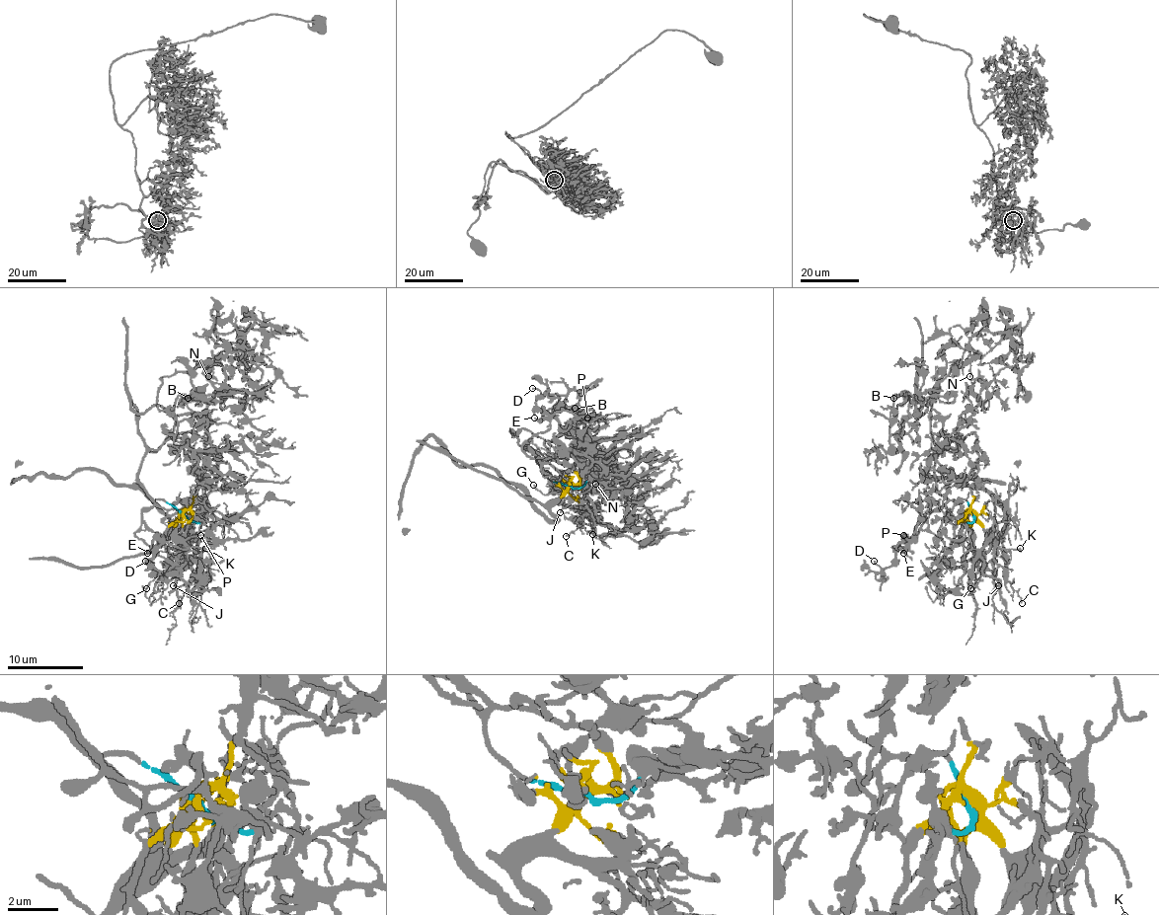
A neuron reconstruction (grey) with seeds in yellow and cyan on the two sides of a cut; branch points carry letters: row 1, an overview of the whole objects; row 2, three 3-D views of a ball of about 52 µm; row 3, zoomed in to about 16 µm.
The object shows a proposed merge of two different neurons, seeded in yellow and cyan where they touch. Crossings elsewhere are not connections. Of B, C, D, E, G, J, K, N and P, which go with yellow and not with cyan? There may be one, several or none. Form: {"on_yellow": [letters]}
{"on_yellow": ["C", "G", "J", "K"]}

